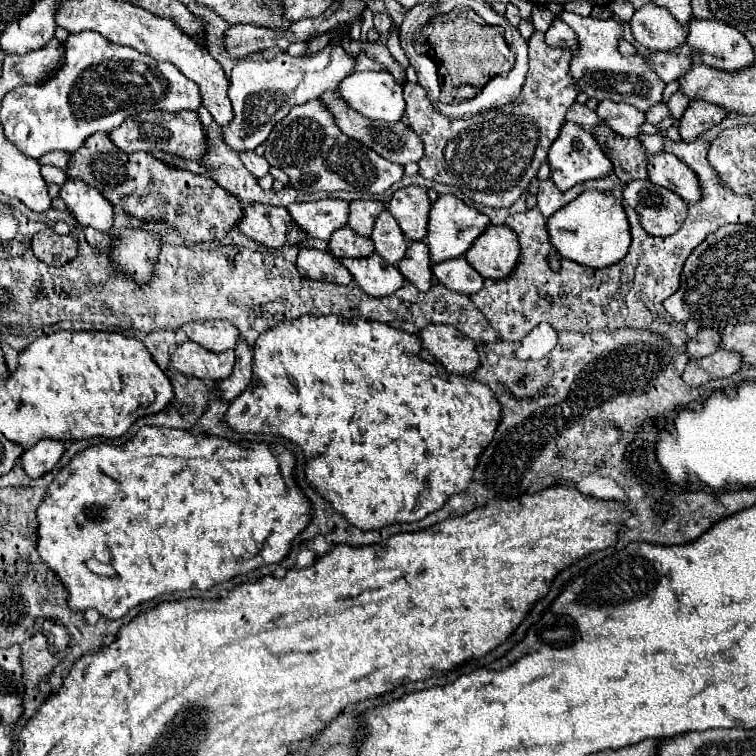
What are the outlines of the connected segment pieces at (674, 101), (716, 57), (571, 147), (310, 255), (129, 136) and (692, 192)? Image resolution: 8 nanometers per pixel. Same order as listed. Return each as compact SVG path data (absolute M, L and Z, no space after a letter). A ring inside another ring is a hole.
M675 92L675 94L669 98L667 106L669 106L669 110L671 110L671 116L681 118L683 112L685 112L685 108L689 106L689 98L687 98L685 94L681 94L681 92Z
M691 18L687 46L691 48L693 58L725 72L735 72L755 62L753 48L747 38L737 28L721 24L715 18Z
M565 122L557 140L549 148L549 166L551 166L551 180L555 186L565 192L575 184L581 184L585 180L595 180L595 178L605 178L611 172L611 162L609 158L601 152L601 146L595 142L593 134L583 130L579 124Z
M301 248L295 266L301 276L311 280L329 280L333 284L349 284L353 280L351 272L335 256L315 248Z
M151 110L151 112L141 112L131 118L127 118L119 128L109 132L109 138L117 148L123 152L153 152L153 150L163 150L169 154L177 154L187 160L199 160L207 148L205 144L205 130L197 118L195 112L165 112L165 110Z
M657 152L647 158L647 178L653 184L673 190L689 204L693 204L693 200L699 200L699 196L701 196L693 170L689 170L671 152Z

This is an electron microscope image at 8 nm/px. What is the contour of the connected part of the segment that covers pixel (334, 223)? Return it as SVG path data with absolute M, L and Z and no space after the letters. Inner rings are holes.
M327 198L317 202L295 202L287 206L293 222L311 238L329 240L329 236L347 224L349 202Z

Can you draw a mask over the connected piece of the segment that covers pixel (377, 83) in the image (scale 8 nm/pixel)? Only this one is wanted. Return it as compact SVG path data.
M387 70L353 72L339 84L337 92L351 108L373 120L399 122L405 114L403 86L393 82Z

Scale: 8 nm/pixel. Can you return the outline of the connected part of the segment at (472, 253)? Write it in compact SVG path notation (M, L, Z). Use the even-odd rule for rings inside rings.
M491 224L473 242L465 258L483 278L501 280L513 272L519 254L521 254L521 246L517 234L505 224L501 226Z

